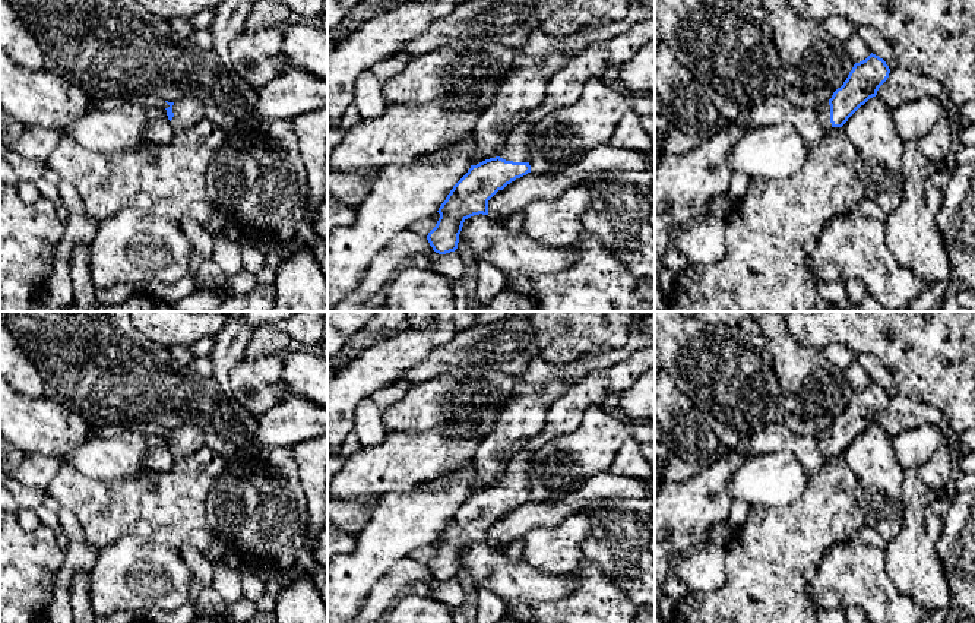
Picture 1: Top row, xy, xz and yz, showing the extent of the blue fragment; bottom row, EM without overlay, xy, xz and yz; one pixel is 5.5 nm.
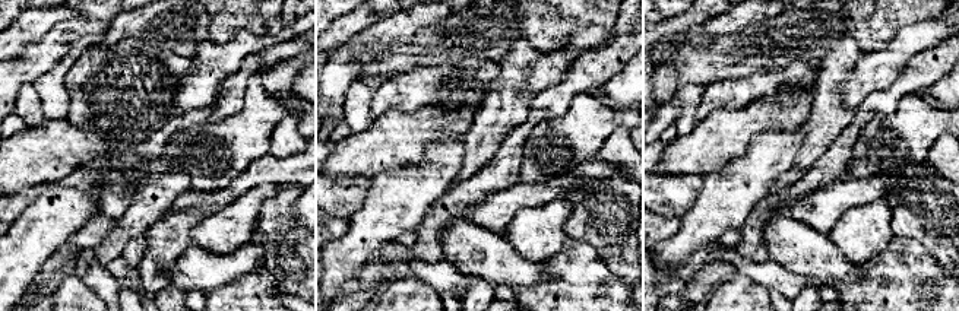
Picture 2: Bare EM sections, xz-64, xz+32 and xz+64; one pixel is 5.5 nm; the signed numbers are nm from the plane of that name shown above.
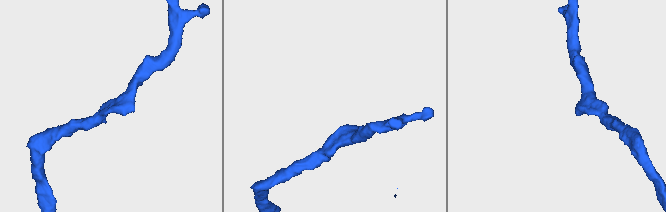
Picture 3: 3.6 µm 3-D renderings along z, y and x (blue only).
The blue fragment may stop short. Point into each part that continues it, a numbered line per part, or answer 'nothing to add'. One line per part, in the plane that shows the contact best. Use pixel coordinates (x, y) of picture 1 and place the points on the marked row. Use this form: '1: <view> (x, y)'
1: xz (564, 88)

